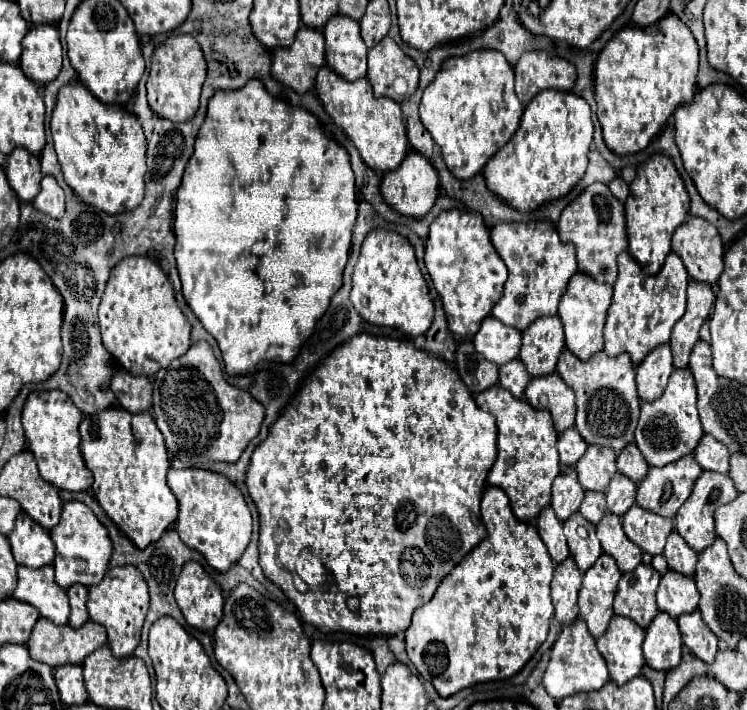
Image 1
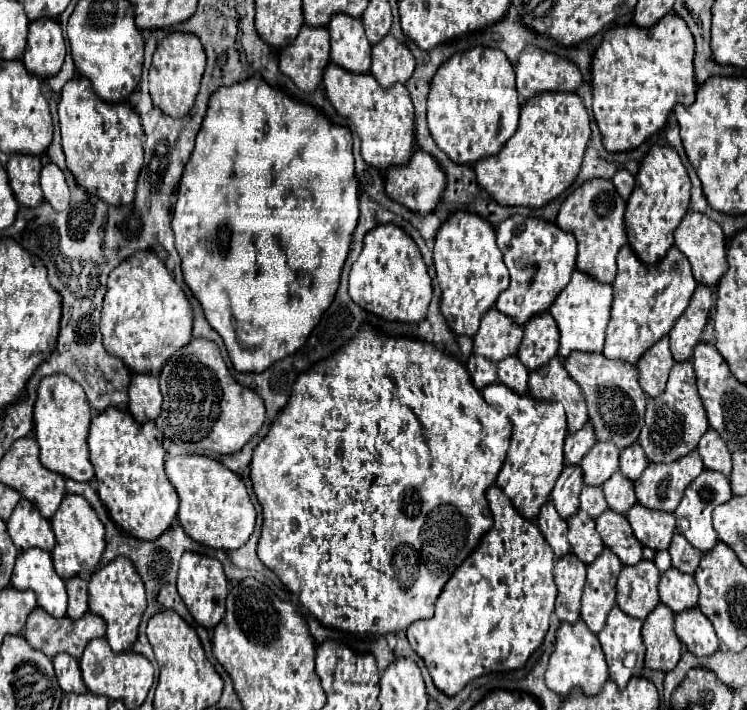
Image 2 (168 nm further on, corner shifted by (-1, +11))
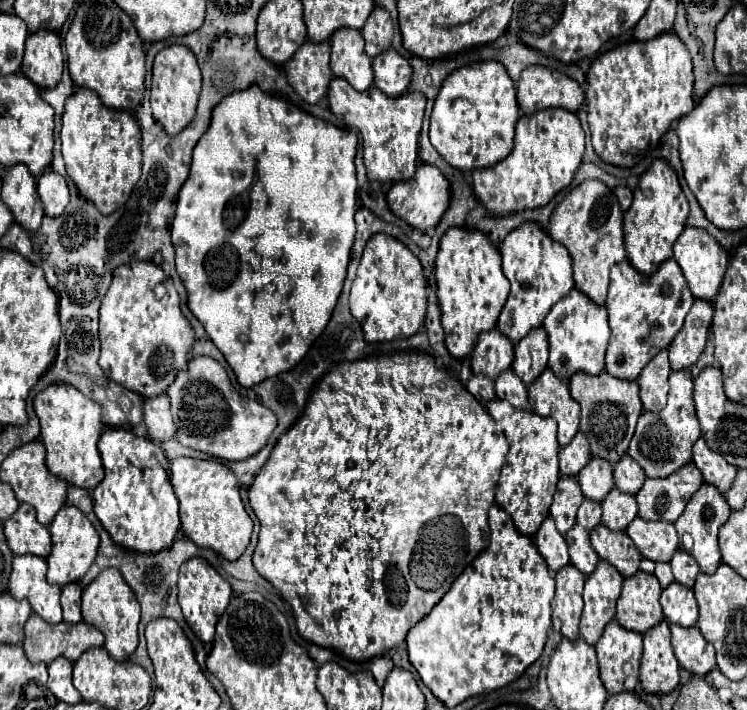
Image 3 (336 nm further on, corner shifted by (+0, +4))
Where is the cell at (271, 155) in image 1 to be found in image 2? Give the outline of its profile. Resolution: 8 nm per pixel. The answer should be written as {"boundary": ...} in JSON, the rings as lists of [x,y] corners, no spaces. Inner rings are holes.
{"boundary":[[[258,73],[254,77],[248,77],[246,81],[222,87],[210,97],[208,111],[198,131],[192,157],[186,163],[184,175],[180,179],[178,201],[174,205],[174,215],[172,215],[172,231],[176,239],[176,249],[182,257],[184,281],[188,289],[194,293],[194,297],[200,301],[208,323],[224,339],[230,361],[236,371],[252,373],[268,369],[274,361],[296,353],[306,343],[310,331],[314,329],[314,325],[334,299],[340,281],[340,271],[348,257],[352,231],[356,223],[358,223],[358,180],[354,175],[352,135],[348,127],[334,125],[314,107],[270,87]]]}

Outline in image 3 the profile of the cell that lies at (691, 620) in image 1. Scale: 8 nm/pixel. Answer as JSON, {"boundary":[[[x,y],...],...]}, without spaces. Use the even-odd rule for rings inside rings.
{"boundary":[[[669,624],[671,630],[671,644],[675,650],[675,656],[681,664],[691,674],[705,676],[715,668],[715,652],[713,646],[697,632],[697,628],[681,628],[677,624]]]}

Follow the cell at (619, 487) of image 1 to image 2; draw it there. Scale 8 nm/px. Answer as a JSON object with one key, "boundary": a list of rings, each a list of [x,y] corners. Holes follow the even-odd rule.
{"boundary":[[[616,471],[604,485],[604,495],[606,495],[606,501],[608,501],[608,507],[618,511],[618,513],[626,513],[634,503],[636,503],[636,497],[634,497],[634,483],[624,477],[620,471]]]}

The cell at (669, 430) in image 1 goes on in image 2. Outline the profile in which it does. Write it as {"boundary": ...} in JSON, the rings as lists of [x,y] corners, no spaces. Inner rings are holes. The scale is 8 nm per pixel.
{"boundary":[[[690,361],[674,363],[670,369],[670,379],[664,393],[648,399],[646,421],[638,441],[652,463],[670,463],[694,451],[698,447],[700,437],[706,431],[708,431],[708,417],[704,413],[704,407],[696,389],[694,367]]]}

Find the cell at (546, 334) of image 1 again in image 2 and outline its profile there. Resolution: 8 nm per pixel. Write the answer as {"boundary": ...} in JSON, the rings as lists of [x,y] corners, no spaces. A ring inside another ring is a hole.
{"boundary":[[[544,311],[534,315],[524,325],[524,337],[522,345],[518,349],[518,359],[530,369],[538,369],[546,365],[550,359],[558,357],[560,347],[560,331],[554,321],[554,317]]]}

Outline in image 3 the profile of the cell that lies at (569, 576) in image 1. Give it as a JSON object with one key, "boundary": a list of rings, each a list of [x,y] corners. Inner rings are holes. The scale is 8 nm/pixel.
{"boundary":[[[571,564],[555,574],[555,598],[553,606],[553,630],[569,640],[579,638],[579,618],[583,612],[583,582],[585,576]]]}

